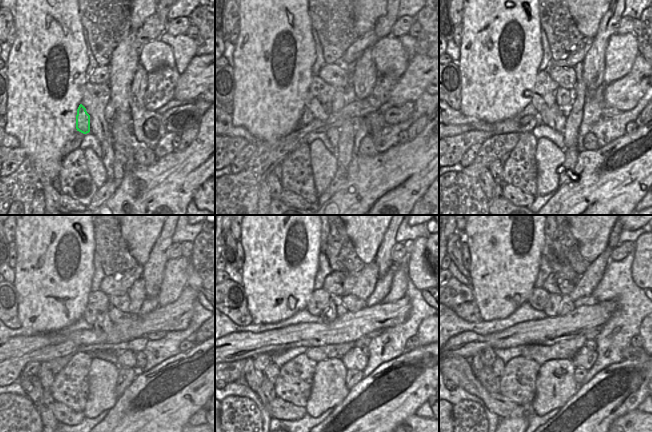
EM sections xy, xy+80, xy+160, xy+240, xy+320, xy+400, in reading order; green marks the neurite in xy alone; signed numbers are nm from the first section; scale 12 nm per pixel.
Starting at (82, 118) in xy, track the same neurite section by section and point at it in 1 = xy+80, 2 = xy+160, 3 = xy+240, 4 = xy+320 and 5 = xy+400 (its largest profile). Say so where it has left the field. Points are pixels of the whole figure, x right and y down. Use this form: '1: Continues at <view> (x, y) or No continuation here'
1: Continues at xy+80 (306, 117)
2: Continues at xy+160 (526, 119)
3: Continues at xy+240 (11, 369)
4: Continues at xy+320 (235, 370)
5: No continuation here

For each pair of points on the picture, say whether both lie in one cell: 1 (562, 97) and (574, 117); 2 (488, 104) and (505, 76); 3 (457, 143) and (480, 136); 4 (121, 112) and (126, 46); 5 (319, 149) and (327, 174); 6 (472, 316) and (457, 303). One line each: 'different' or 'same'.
1: different
2: same
3: same
4: same
5: same
6: same

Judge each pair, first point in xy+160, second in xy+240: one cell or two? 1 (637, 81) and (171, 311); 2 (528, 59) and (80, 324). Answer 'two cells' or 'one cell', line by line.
1: one cell
2: two cells

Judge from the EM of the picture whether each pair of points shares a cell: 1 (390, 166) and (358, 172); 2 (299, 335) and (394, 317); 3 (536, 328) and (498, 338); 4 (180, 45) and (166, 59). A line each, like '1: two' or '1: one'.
1: one
2: one
3: one
4: two

